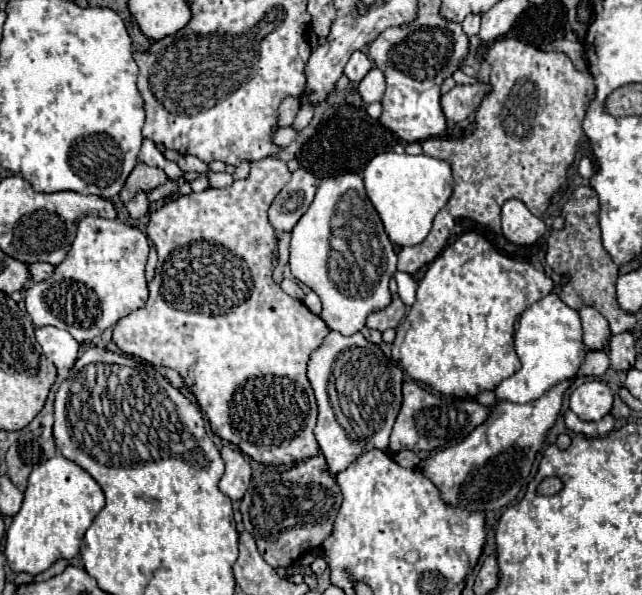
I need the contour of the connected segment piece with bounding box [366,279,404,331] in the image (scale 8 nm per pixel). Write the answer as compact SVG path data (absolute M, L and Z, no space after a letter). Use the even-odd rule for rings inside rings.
M392 279L390 281L390 291L392 291L392 303L390 303L390 307L386 307L384 311L378 311L378 313L374 313L374 315L370 315L368 317L368 327L370 329L378 329L378 331L386 331L386 329L396 329L398 327L398 323L400 323L400 319L404 317L404 303L398 299L398 295L396 295L396 281Z

